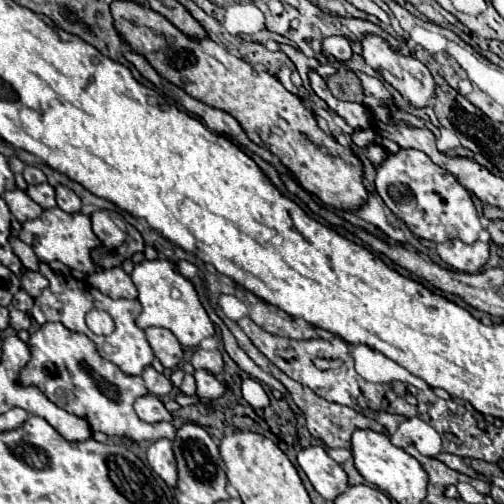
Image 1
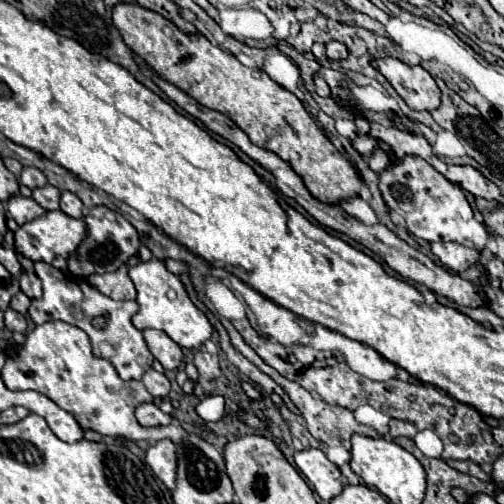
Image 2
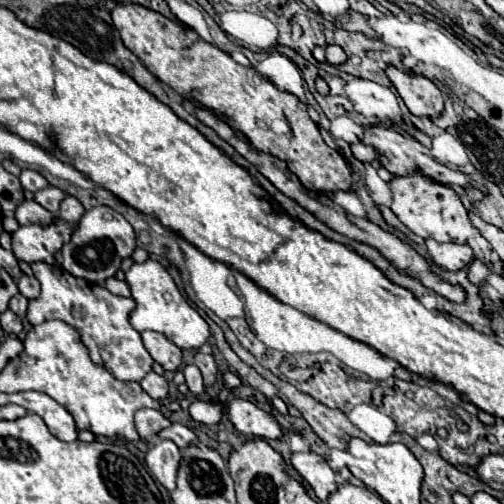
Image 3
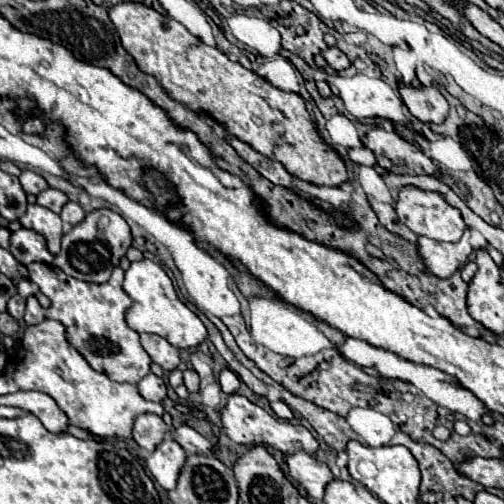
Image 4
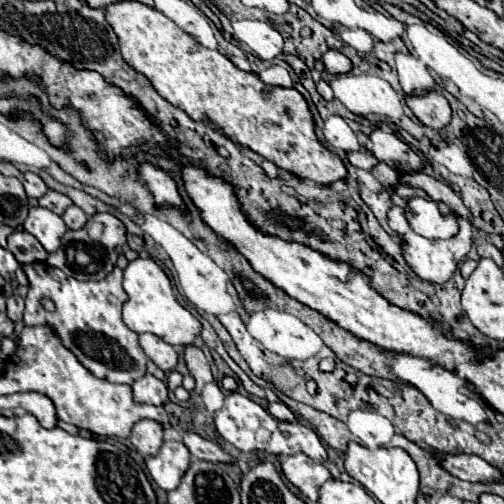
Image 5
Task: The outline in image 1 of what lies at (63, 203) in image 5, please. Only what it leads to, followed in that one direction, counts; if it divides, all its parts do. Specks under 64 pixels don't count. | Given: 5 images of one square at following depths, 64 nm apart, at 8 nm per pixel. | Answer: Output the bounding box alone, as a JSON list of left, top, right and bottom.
[28,184,56,210]

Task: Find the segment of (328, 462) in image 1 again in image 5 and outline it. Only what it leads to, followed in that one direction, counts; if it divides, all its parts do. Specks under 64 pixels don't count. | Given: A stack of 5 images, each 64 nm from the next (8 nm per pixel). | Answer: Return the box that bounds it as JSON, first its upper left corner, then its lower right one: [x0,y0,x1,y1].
[280,452,332,500]

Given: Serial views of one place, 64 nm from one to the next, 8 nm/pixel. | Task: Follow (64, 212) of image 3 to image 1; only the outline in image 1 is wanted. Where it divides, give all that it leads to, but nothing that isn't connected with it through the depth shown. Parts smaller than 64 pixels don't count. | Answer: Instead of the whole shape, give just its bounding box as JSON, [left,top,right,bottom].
[56,186,82,214]

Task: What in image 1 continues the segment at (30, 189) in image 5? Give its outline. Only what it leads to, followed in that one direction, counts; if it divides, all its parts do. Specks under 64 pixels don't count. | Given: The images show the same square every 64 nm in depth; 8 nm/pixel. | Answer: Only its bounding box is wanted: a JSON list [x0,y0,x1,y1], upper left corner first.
[24,166,46,184]

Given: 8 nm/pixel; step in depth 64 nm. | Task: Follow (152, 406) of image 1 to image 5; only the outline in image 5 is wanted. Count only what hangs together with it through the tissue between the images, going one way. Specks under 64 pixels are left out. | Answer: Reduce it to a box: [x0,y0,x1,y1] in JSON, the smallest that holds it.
[130,420,162,456]

